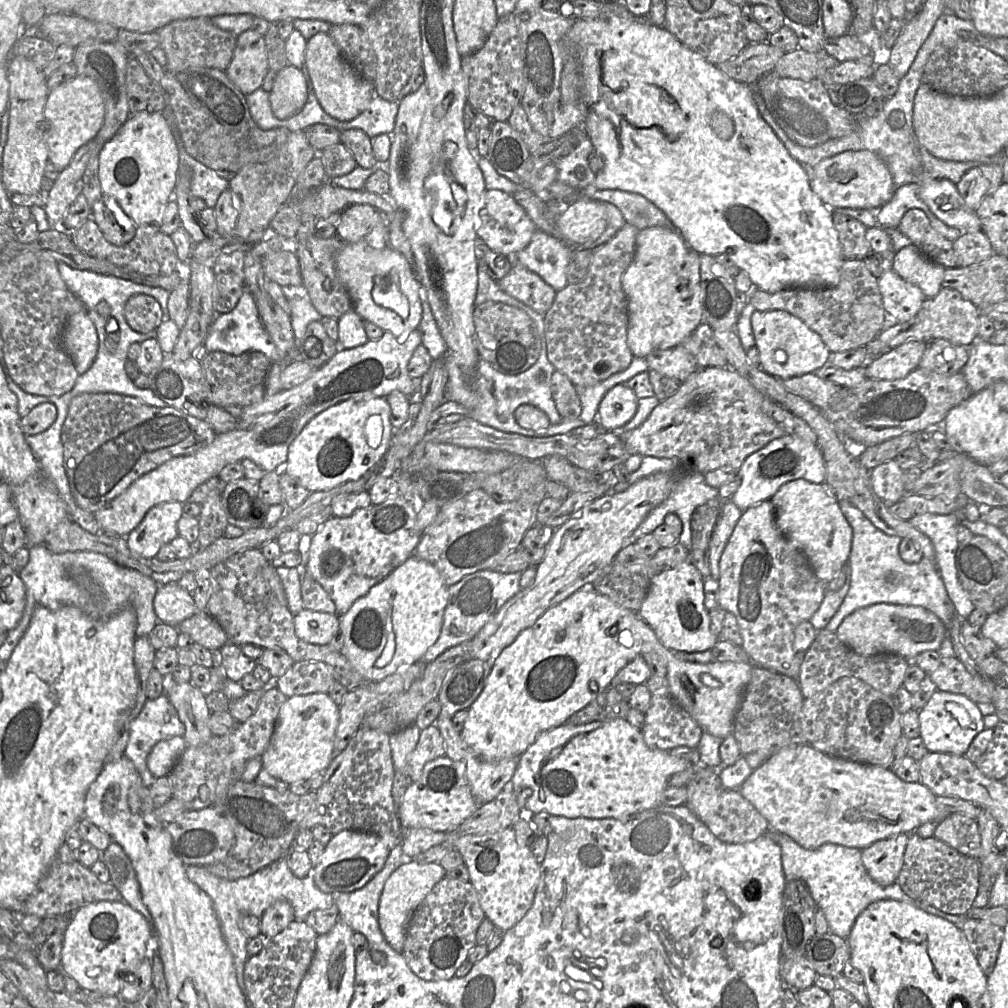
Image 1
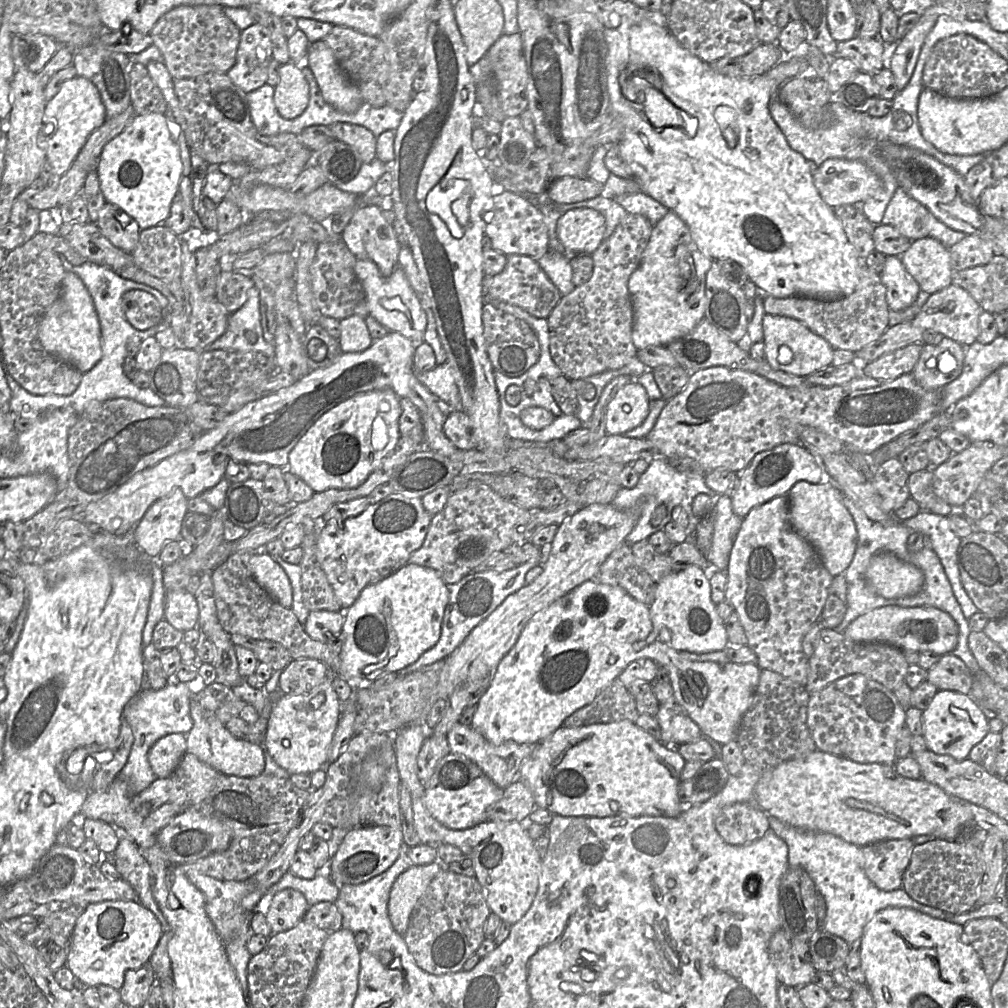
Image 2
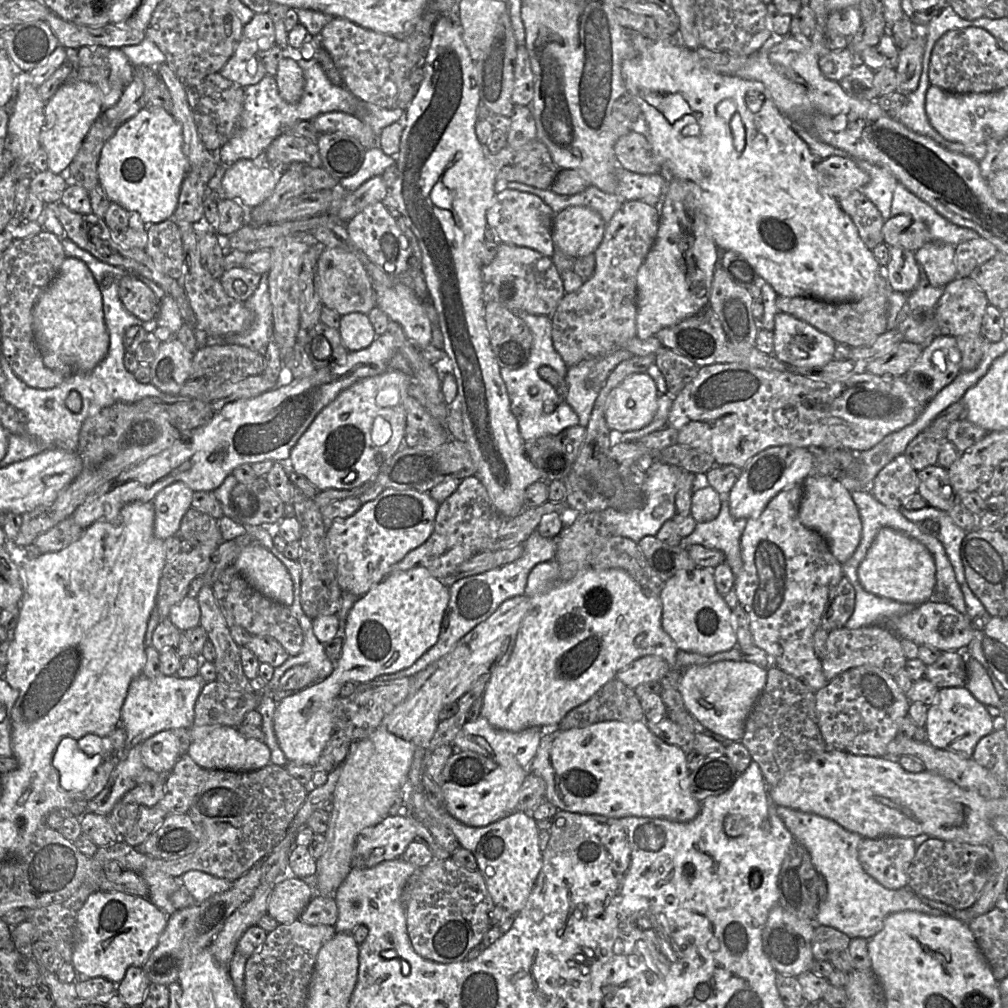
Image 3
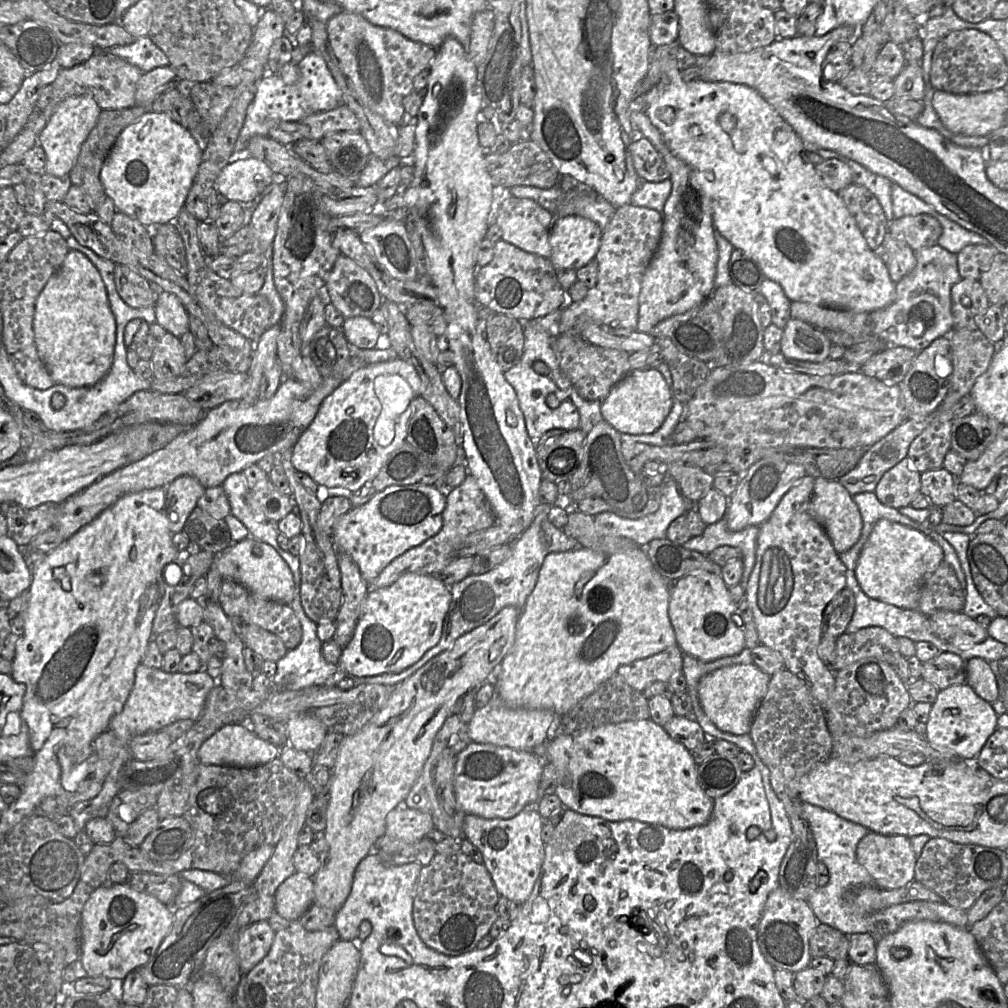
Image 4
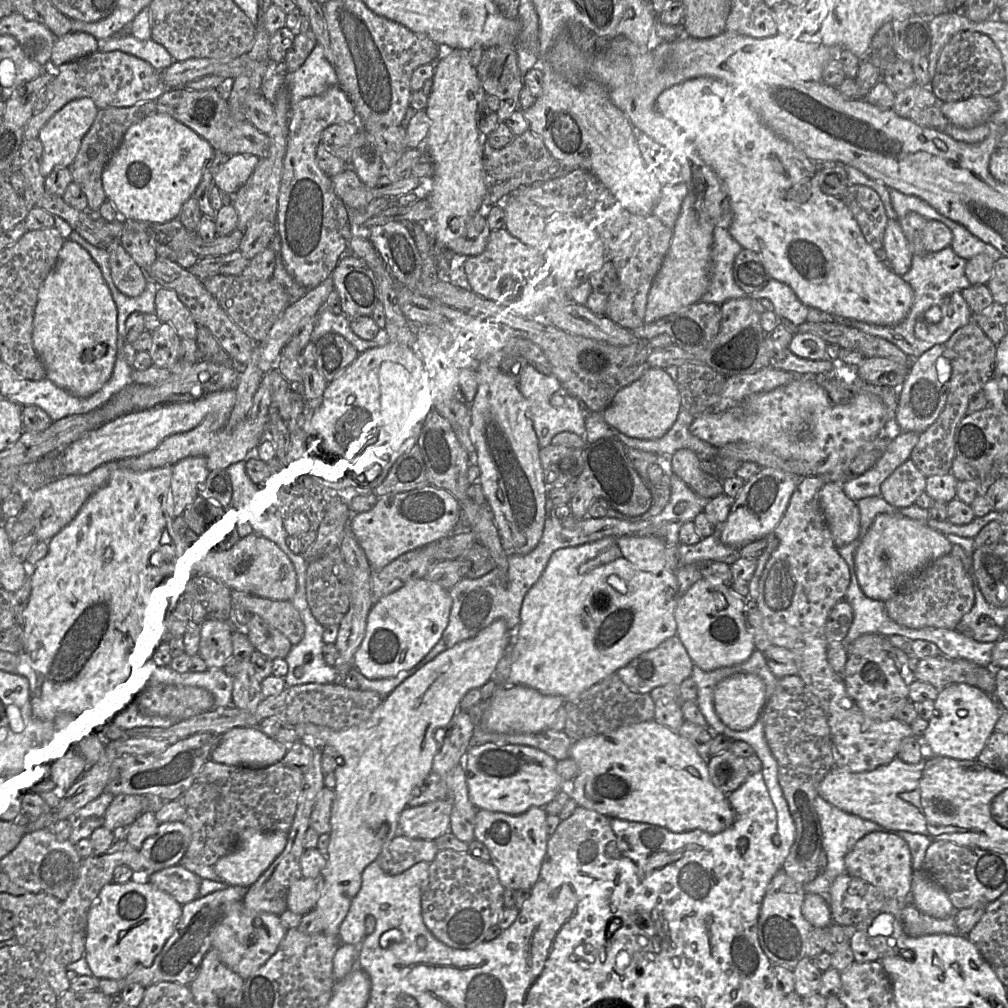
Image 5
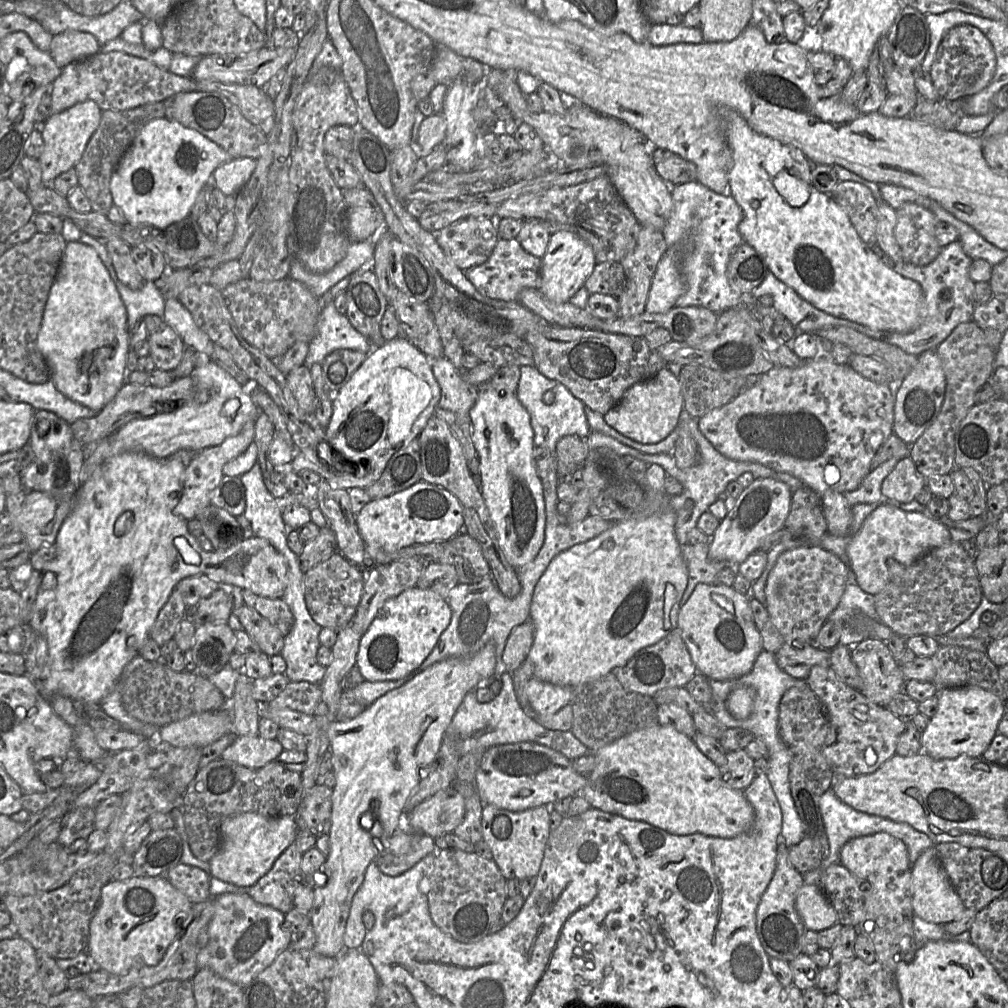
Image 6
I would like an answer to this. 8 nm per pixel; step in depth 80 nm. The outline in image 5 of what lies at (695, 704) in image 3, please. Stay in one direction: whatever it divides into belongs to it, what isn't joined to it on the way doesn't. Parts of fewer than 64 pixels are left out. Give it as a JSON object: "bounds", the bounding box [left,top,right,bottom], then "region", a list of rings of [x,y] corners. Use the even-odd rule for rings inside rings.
{"bounds":[714,674,766,731],"region":[[[734,674],[723,679],[714,689],[715,712],[727,727],[735,731],[751,728],[765,704],[766,686],[755,674]]]}

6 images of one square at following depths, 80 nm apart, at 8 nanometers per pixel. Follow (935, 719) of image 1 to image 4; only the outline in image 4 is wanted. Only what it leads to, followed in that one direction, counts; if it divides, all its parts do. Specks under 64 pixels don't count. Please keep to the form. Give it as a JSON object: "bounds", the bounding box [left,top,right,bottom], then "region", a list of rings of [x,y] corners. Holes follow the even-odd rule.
{"bounds":[926,684,997,760],"region":[[[966,684],[953,685],[938,692],[926,722],[926,740],[938,747],[952,751],[959,759],[973,760],[997,729],[997,717],[991,704]]]}

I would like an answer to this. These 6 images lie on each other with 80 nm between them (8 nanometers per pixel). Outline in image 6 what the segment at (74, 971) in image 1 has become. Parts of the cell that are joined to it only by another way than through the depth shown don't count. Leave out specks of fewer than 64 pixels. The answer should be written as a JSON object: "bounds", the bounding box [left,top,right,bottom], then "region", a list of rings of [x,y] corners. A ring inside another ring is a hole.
{"bounds":[87,875,192,975],"region":[[[133,875],[123,881],[112,880],[101,889],[99,904],[90,921],[87,954],[99,969],[117,975],[126,974],[134,966],[156,965],[180,932],[192,905],[184,894],[169,883],[165,876]]]}

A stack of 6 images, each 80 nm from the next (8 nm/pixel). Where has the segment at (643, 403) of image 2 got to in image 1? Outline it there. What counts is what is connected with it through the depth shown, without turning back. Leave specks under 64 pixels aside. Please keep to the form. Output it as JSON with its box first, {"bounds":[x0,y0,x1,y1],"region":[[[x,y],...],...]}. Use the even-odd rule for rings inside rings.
{"bounds":[596,383,638,432],"region":[[[624,383],[613,386],[602,398],[596,420],[606,431],[619,432],[630,421],[638,407],[638,397]]]}

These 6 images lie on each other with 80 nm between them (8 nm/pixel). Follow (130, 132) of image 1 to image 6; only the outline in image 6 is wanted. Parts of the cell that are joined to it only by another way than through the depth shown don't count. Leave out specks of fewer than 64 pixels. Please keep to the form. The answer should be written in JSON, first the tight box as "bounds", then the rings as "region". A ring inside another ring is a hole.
{"bounds":[111,117,232,228],"region":[[[166,117],[152,120],[140,130],[111,177],[114,205],[122,210],[130,224],[166,228],[190,215],[199,192],[210,182],[215,169],[230,160],[232,157],[226,150],[197,130]]]}

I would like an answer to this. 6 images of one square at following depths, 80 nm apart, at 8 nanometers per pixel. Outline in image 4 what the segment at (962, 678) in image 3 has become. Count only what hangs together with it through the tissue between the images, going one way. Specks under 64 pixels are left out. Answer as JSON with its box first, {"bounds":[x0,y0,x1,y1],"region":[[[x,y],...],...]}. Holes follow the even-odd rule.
{"bounds":[921,652,966,691],"region":[[[940,652],[935,658],[922,664],[921,678],[933,684],[939,691],[966,682],[966,662],[957,654]]]}

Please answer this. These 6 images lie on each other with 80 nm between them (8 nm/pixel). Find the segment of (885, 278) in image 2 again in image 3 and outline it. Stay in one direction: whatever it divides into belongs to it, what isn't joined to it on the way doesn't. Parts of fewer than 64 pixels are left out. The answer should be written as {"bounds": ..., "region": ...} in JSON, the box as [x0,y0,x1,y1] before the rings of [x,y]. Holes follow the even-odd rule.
{"bounds":[883,246,920,293],"region":[[[888,246],[888,251],[889,262],[883,269],[890,289],[902,293],[913,291],[920,281],[915,253],[896,246]]]}

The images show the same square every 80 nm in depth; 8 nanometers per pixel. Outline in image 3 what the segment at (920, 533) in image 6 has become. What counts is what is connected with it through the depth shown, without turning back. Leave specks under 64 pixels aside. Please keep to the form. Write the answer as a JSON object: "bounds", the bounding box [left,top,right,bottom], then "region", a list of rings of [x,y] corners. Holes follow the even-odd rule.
{"bounds":[858,528,936,605],"region":[[[882,528],[858,568],[861,586],[881,598],[922,605],[934,597],[936,567],[932,554],[915,539],[893,529]]]}

